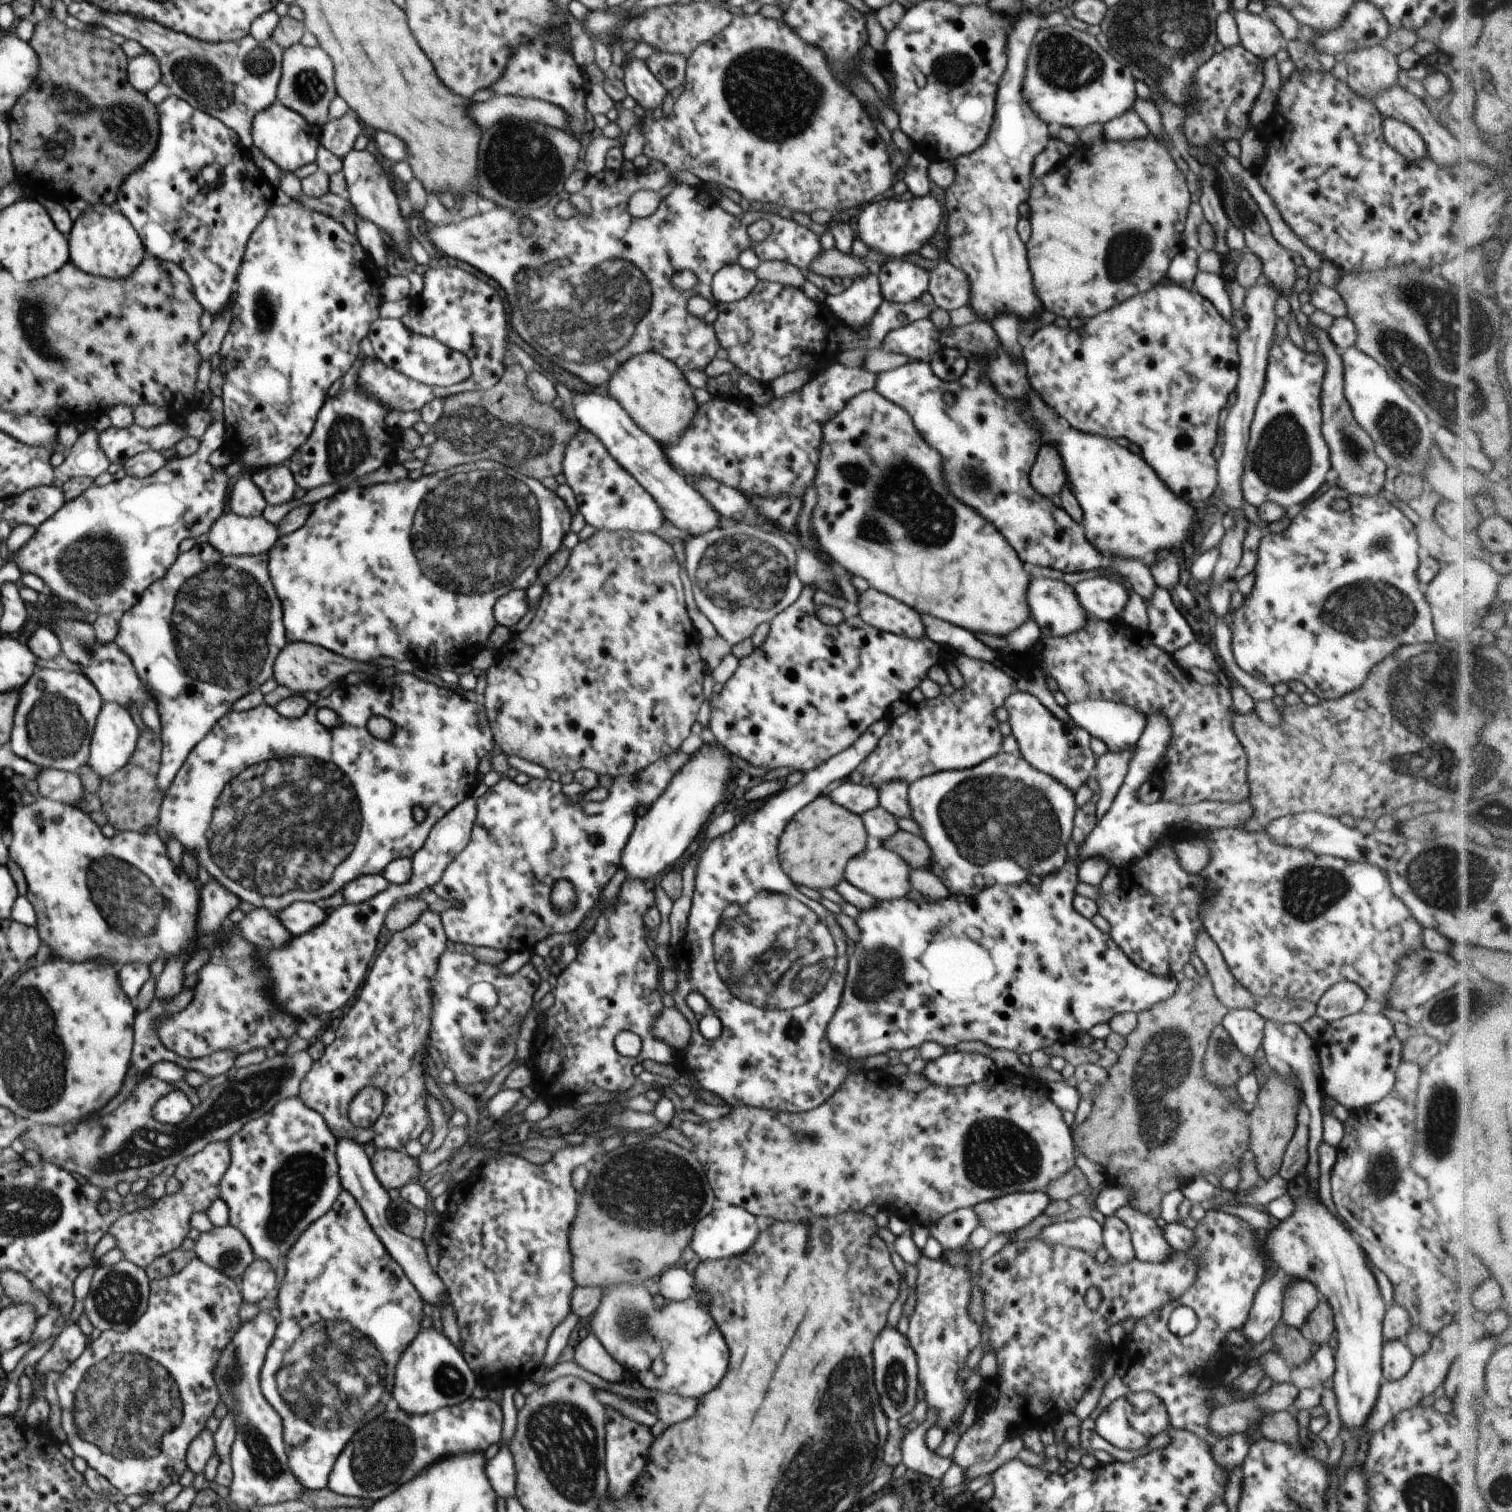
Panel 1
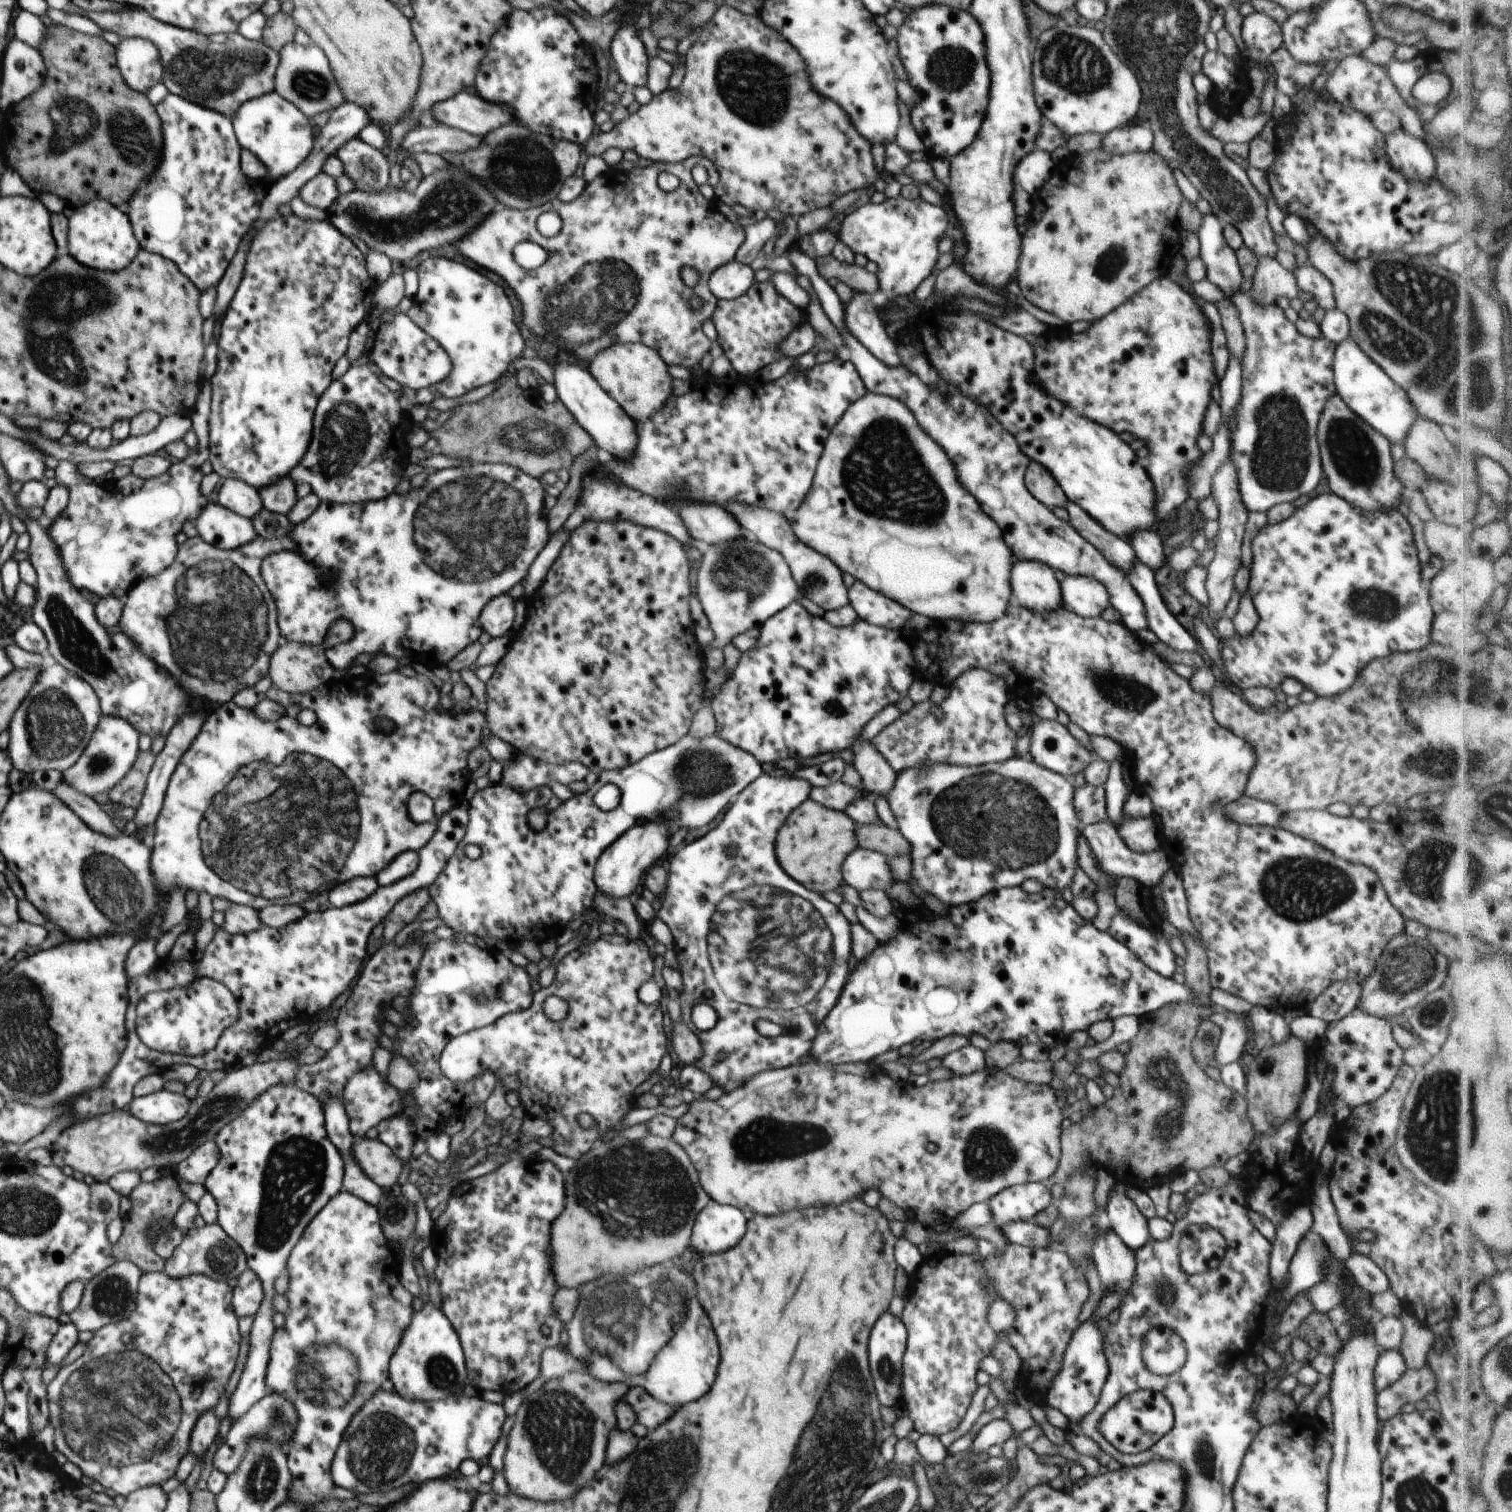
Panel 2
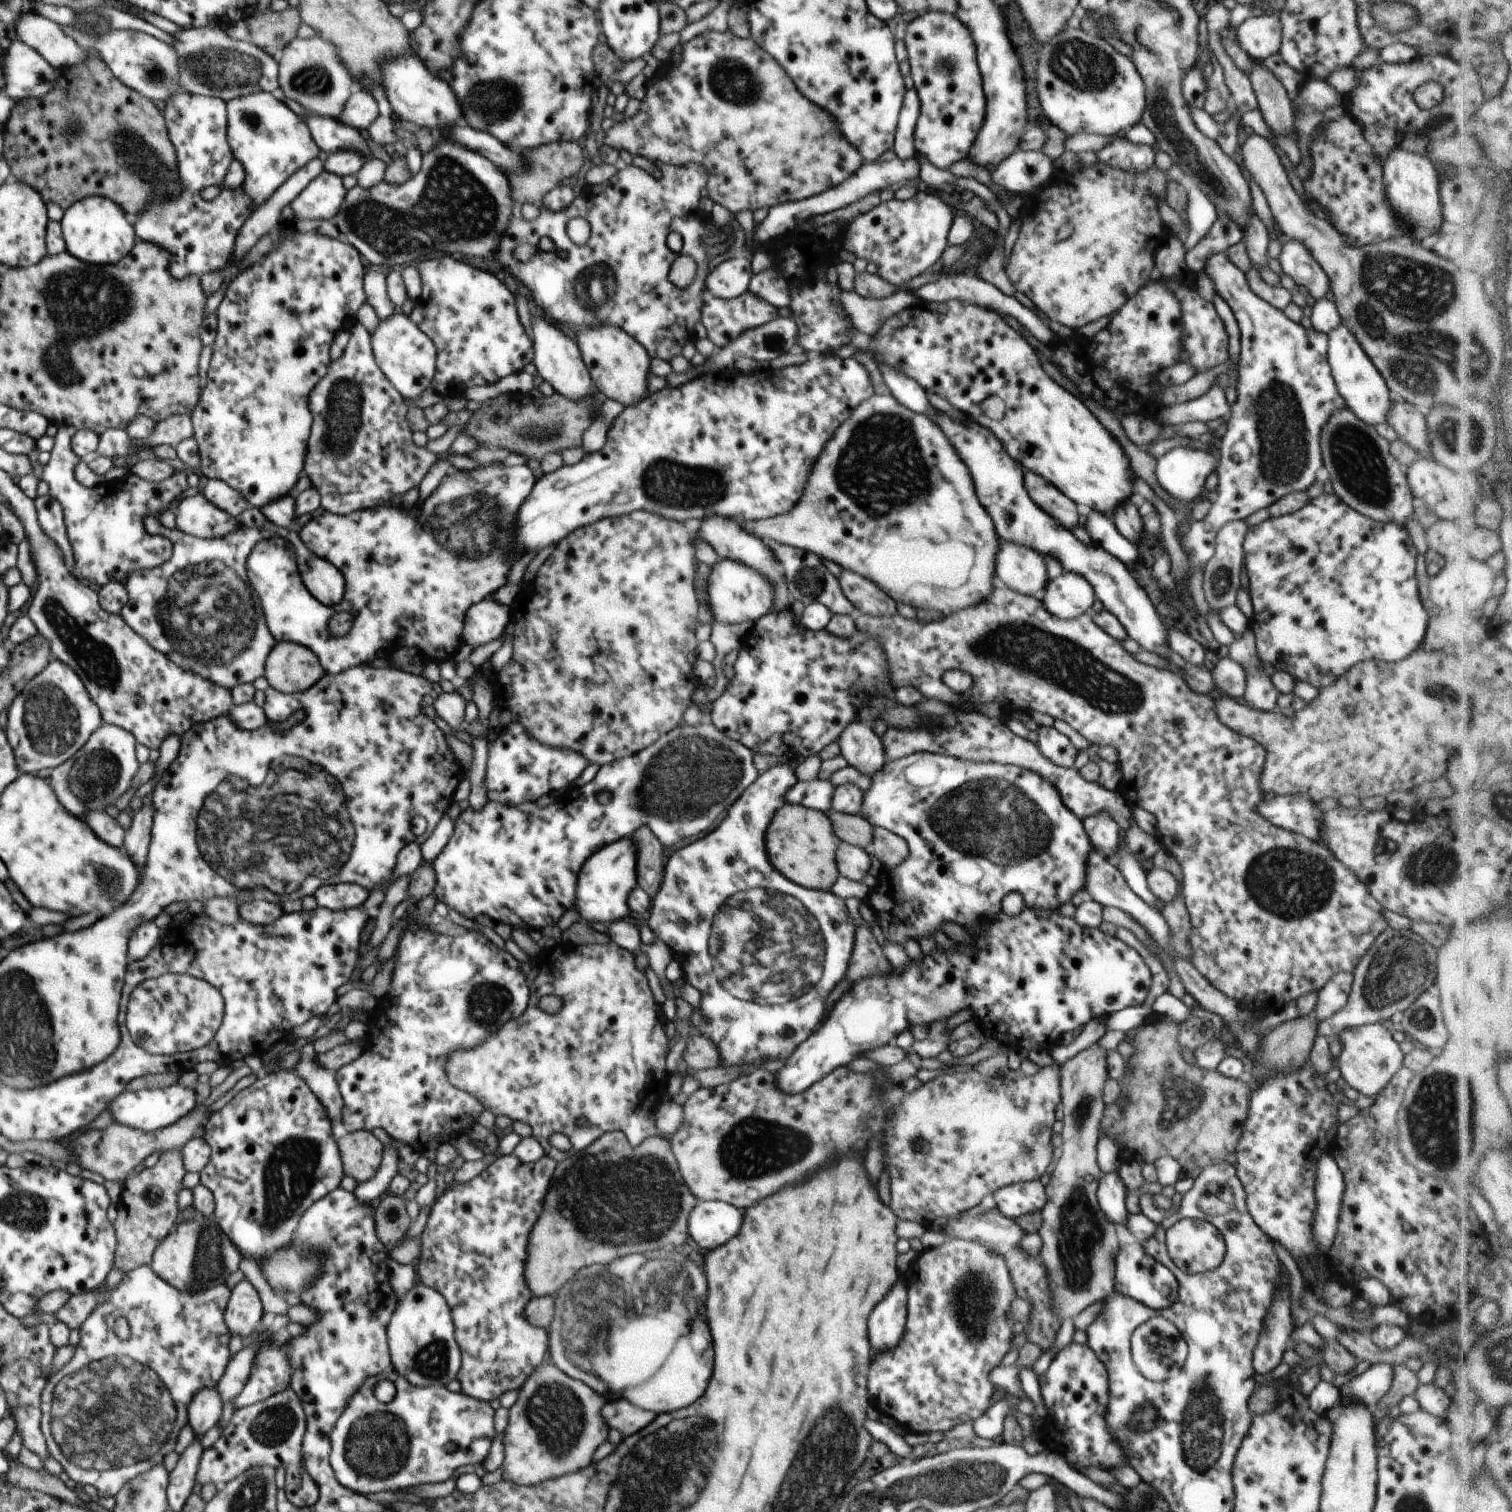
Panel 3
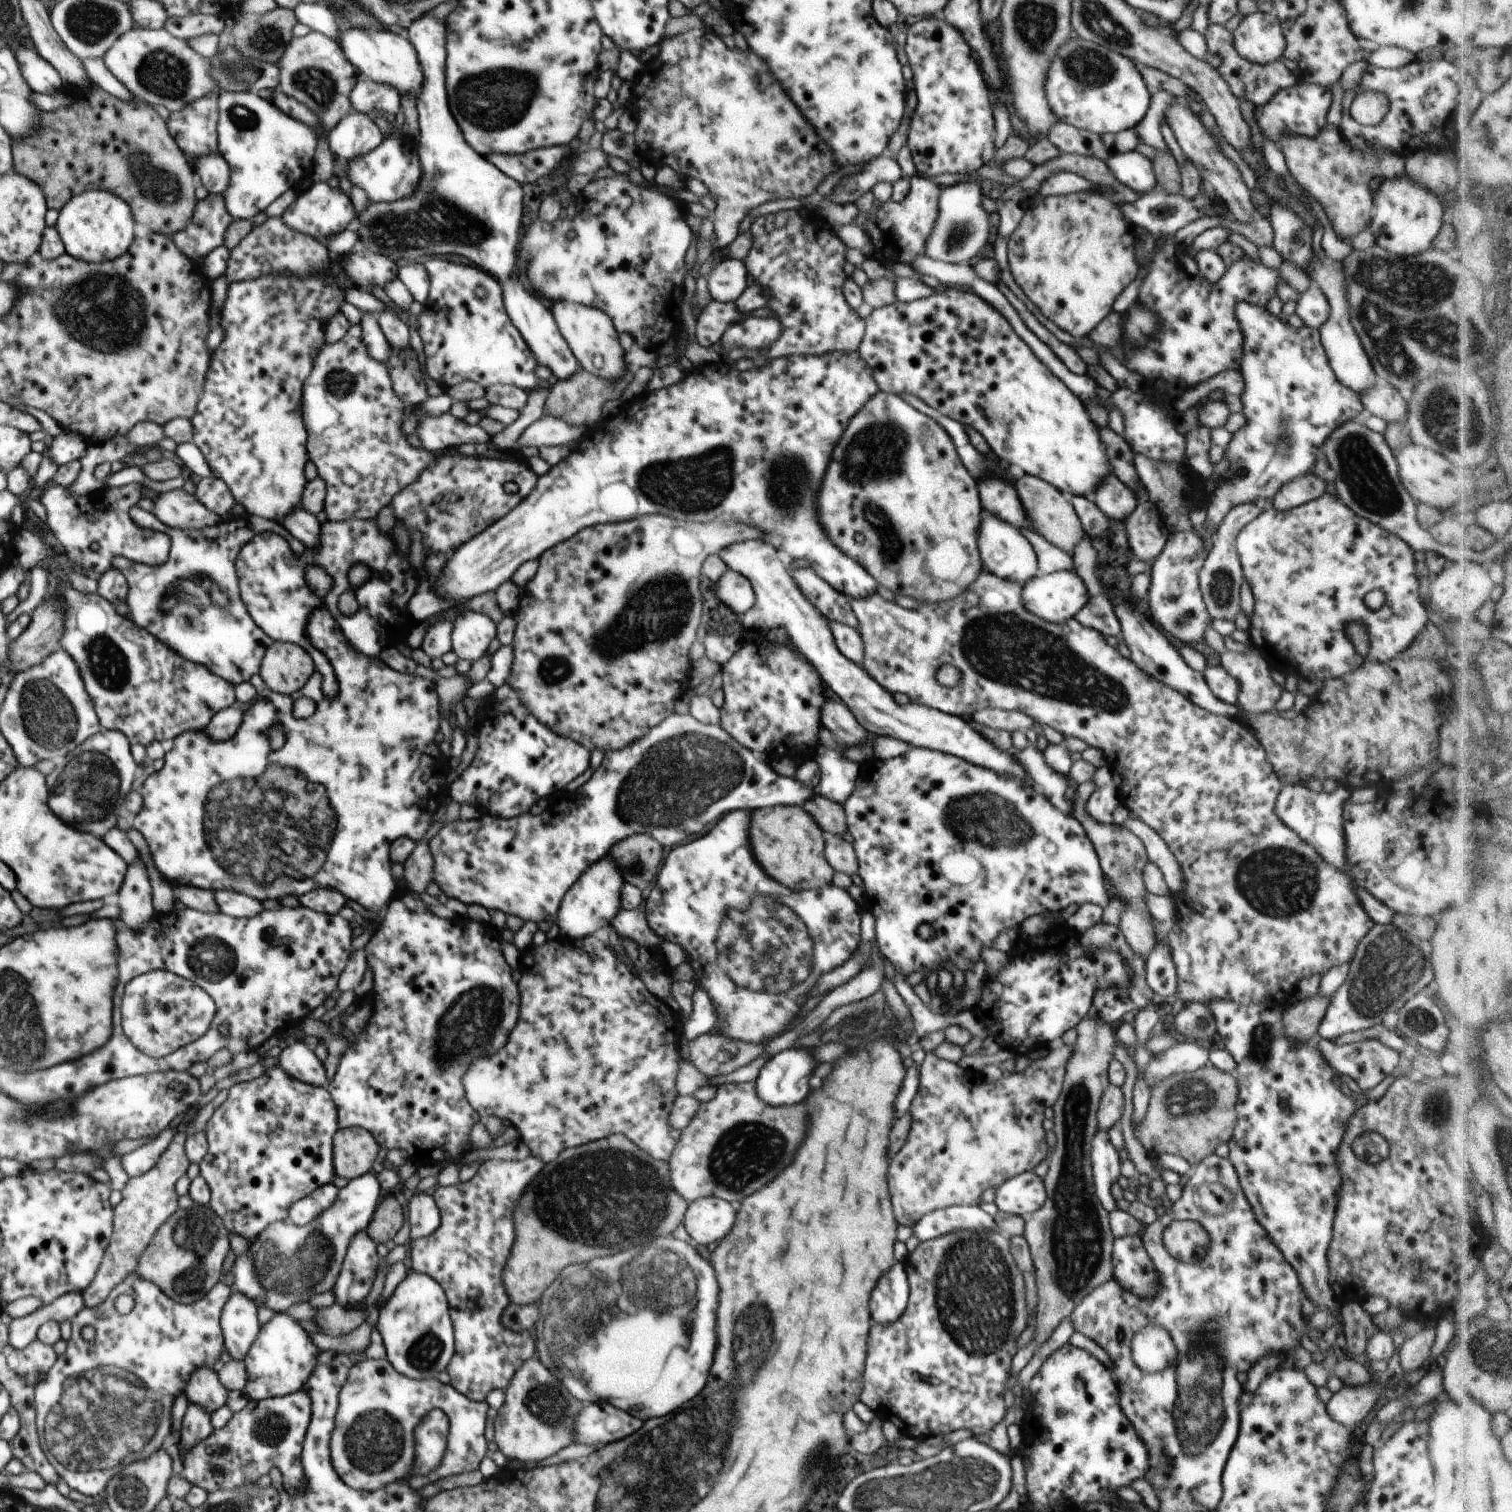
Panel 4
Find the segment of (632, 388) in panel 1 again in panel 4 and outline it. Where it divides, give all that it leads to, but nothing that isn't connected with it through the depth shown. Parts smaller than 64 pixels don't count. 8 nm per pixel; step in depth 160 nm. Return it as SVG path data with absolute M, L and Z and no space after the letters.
M556 300L551 304L549 309L560 330L560 336L570 346L580 368L604 378L607 382L620 380L628 368L624 362L625 350L620 346L619 333L615 330L612 320L599 309L574 304L568 300Z

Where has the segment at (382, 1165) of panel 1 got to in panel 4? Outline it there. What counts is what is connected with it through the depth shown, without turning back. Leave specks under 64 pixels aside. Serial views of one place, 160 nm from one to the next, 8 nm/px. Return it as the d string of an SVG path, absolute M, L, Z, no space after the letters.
M361 1127L339 1128L333 1139L334 1174L351 1179L367 1174L376 1158L378 1144L368 1130Z

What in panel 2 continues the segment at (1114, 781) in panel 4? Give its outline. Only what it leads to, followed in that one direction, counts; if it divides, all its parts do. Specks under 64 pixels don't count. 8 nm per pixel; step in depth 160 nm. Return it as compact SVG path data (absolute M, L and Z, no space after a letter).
M1109 820L1098 821L1095 824L1083 826L1081 835L1086 838L1086 842L1088 842L1094 857L1097 859L1098 868L1104 874L1108 874L1108 876L1110 874L1116 876L1117 880L1129 877L1143 886L1154 888L1160 883L1162 876L1170 868L1167 855L1162 849L1154 850L1154 853L1147 855L1147 857L1140 857L1130 850L1120 837L1118 828Z

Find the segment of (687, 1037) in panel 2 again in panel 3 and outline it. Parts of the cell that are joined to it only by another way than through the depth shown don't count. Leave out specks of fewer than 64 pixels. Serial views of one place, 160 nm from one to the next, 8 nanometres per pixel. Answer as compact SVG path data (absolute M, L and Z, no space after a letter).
M695 1033L686 1040L683 1058L693 1071L719 1067L722 1062L717 1047L706 1036Z

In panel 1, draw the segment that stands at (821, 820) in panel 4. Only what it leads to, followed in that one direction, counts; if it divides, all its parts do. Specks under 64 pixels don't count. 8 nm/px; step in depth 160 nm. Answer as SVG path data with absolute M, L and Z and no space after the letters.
M898 830L890 838L882 840L881 844L889 850L896 852L911 869L928 869L932 854L930 854L930 846L926 844L922 836Z

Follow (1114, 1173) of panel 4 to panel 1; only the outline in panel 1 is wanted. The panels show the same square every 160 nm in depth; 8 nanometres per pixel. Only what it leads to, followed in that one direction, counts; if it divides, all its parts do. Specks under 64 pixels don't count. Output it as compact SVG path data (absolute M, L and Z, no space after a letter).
M1120 1204L1114 1216L1120 1218L1130 1230L1135 1259L1148 1263L1166 1262L1170 1259L1170 1244L1150 1216L1128 1204Z

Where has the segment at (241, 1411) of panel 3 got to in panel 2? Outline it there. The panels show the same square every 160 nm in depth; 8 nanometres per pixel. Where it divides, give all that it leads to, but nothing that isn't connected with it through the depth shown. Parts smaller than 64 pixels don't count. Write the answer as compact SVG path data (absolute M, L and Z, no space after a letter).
M269 1392L263 1398L260 1398L246 1414L242 1414L242 1418L238 1418L234 1424L231 1424L226 1434L227 1441L216 1450L212 1465L227 1476L234 1474L238 1470L244 1454L248 1454L246 1450L248 1450L250 1438L256 1438L256 1440L262 1440L262 1442L268 1440L272 1444L278 1444L280 1448L287 1449L287 1446L295 1438L298 1421L298 1412L296 1412L294 1404L282 1394Z

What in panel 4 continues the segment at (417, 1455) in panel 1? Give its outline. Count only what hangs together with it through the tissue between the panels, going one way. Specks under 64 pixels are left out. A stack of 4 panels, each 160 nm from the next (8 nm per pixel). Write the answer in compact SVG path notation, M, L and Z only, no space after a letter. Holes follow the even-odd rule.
M365 1359L363 1362L359 1362L350 1367L348 1370L348 1380L346 1380L346 1382L344 1382L344 1386L342 1386L338 1400L339 1408L337 1409L335 1426L331 1435L331 1440L329 1441L330 1452L332 1452L332 1466L334 1466L334 1470L338 1472L338 1476L340 1476L342 1482L344 1482L347 1486L350 1486L352 1489L362 1491L378 1490L378 1488L382 1488L382 1486L389 1486L390 1482L399 1482L402 1481L402 1478L406 1478L406 1480L408 1480L408 1484L412 1486L412 1489L419 1491L425 1486L434 1484L442 1478L479 1470L480 1462L482 1462L486 1454L488 1454L486 1452L488 1451L488 1443L485 1441L485 1428L486 1420L488 1420L489 1406L486 1401L479 1402L469 1400L465 1395L459 1394L452 1386L442 1384L442 1382L440 1382L438 1379L428 1378L423 1380L413 1380L412 1378L407 1378L406 1376L399 1374L386 1359ZM436 1408L442 1410L442 1412L448 1416L450 1423L450 1436L447 1440L448 1446L446 1446L446 1454L442 1456L441 1466L438 1466L436 1470L432 1470L428 1476L414 1476L414 1474L410 1472L410 1470L412 1470L412 1464L414 1464L414 1428L416 1428L416 1424L418 1424L418 1422L424 1418L424 1416L426 1416L430 1410L435 1410Z

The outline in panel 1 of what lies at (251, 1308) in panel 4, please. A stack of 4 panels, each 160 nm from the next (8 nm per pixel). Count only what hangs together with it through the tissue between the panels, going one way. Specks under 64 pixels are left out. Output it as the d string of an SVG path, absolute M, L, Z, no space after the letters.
M255 1258L244 1272L241 1294L244 1301L258 1305L263 1298L275 1292L276 1286L275 1267Z

